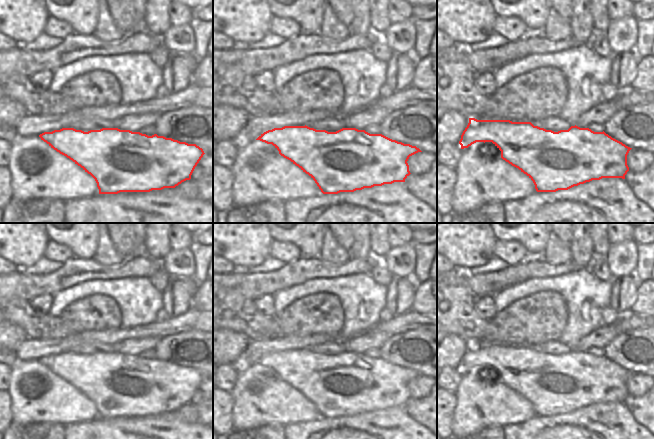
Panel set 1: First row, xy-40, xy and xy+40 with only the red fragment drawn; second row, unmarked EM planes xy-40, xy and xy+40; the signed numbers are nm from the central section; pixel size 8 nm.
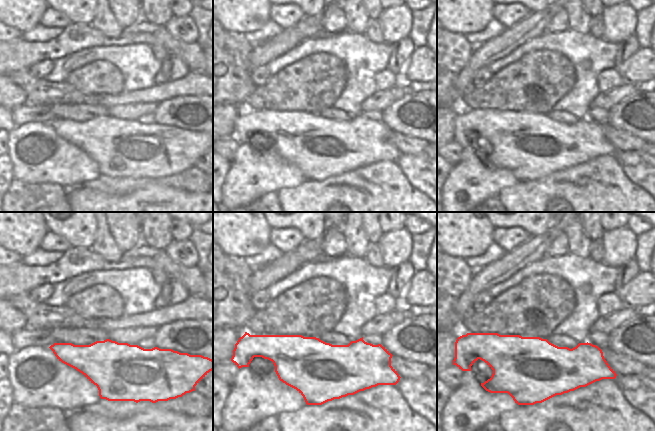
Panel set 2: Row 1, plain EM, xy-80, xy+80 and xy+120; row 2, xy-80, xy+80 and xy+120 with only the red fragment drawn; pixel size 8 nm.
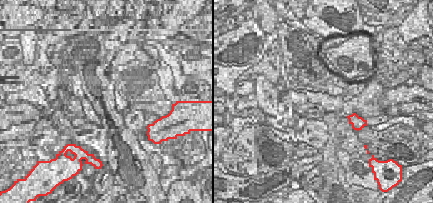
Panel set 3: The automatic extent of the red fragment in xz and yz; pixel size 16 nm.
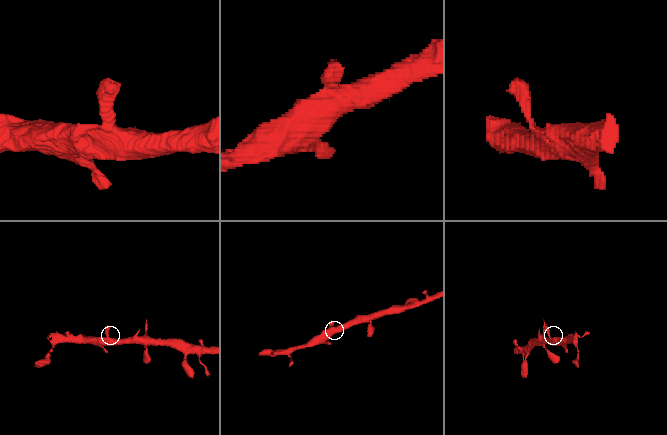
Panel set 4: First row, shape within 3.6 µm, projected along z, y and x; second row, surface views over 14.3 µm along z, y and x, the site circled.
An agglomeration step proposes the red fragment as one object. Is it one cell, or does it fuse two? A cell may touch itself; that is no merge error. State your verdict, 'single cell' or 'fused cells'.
single cell

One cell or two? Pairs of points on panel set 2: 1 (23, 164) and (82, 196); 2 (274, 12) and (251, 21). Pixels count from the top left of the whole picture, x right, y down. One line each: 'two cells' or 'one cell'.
1: two cells
2: two cells

